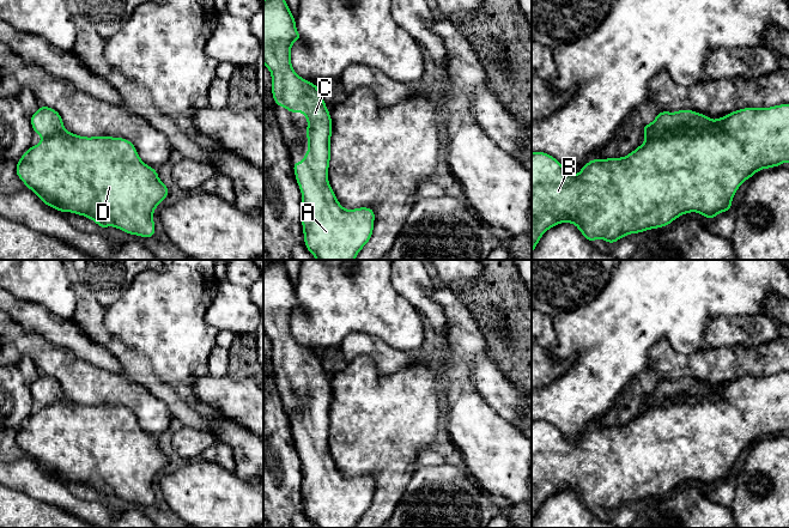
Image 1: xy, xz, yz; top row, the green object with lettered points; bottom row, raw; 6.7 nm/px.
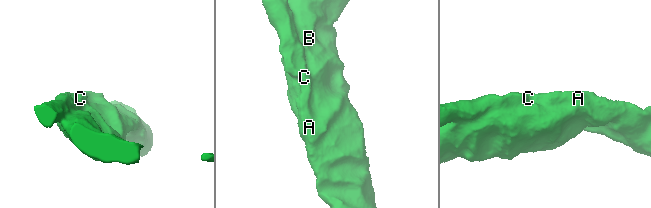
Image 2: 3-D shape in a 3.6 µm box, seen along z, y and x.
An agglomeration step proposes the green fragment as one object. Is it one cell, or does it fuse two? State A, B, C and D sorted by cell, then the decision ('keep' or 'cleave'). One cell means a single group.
A B C D | keep

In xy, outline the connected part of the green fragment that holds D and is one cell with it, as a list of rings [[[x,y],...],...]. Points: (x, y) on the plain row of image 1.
[[[41,374],[30,386],[34,400],[43,406],[41,411],[25,419],[17,431],[17,444],[25,455],[49,475],[62,481],[72,480],[84,484],[102,498],[114,494],[129,503],[151,506],[156,500],[153,480],[166,467],[169,456],[159,448],[157,438],[146,433],[139,425],[135,414],[125,406],[79,405],[65,397],[61,383],[53,376]]]

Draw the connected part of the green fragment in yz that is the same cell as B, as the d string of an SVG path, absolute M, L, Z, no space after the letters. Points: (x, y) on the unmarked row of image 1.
M779 372L770 376L744 376L727 382L717 388L710 388L705 382L688 377L675 381L660 380L650 393L643 393L645 409L635 419L621 426L606 426L589 429L577 443L569 442L563 432L545 420L532 420L532 522L542 503L560 491L572 491L589 510L602 506L611 514L630 502L639 502L650 497L660 497L669 493L682 483L697 480L709 488L717 483L732 478L732 468L746 448L749 448L757 439L781 435L789 430L789 372Z

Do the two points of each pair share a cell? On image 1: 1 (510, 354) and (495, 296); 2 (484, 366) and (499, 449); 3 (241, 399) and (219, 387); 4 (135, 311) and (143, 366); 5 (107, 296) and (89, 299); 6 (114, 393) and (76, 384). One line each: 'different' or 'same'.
1: same
2: different
3: same
4: different
5: different
6: same

